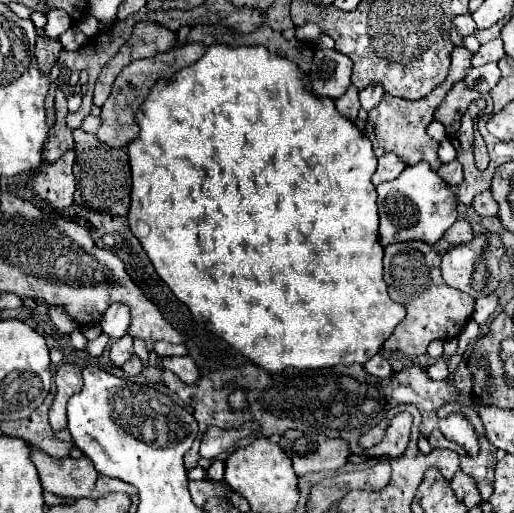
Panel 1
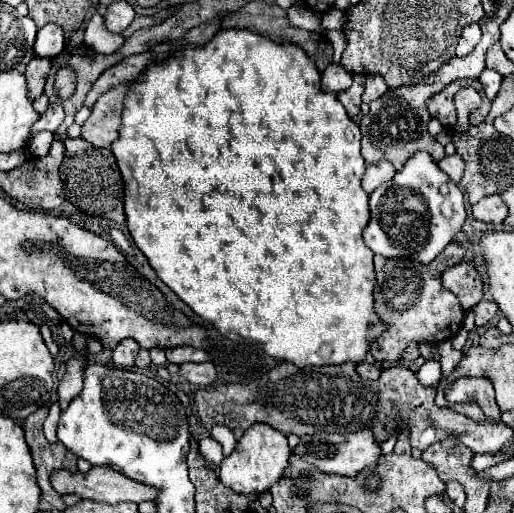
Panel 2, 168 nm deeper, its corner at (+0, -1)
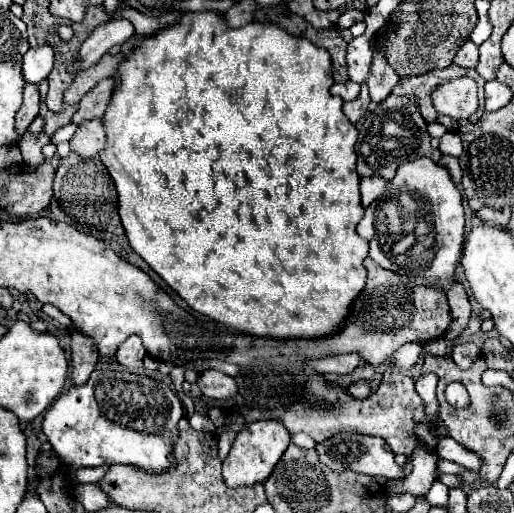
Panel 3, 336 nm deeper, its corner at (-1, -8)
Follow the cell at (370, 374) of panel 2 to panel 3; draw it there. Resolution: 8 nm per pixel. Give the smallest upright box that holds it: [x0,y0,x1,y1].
[346,380,370,398]

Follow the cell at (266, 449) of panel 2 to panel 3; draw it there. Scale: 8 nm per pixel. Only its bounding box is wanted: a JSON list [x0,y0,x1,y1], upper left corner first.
[222,420,290,488]

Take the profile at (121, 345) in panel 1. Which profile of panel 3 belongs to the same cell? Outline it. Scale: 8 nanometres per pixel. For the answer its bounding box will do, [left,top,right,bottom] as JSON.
[116,336,146,370]

